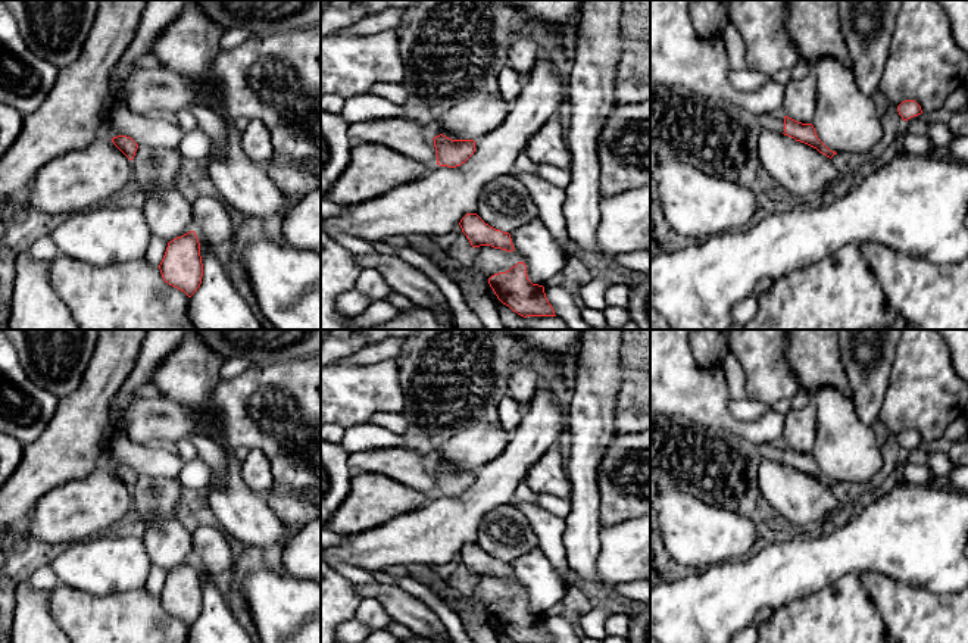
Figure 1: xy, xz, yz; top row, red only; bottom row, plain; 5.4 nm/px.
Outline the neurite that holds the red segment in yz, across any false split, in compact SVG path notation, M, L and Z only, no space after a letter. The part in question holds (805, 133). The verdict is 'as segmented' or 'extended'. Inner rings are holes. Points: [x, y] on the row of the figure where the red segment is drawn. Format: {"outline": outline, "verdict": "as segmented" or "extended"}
{"outline": "M761 113L756 115L762 128L771 129L784 135L794 138L796 141L805 143L827 157L837 154L830 150L816 135L816 131L812 124L802 124L783 113Z", "verdict": "extended"}

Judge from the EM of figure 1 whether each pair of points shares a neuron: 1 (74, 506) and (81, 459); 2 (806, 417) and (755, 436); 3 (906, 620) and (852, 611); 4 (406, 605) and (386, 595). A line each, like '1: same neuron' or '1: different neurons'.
1: different neurons
2: different neurons
3: different neurons
4: same neuron

